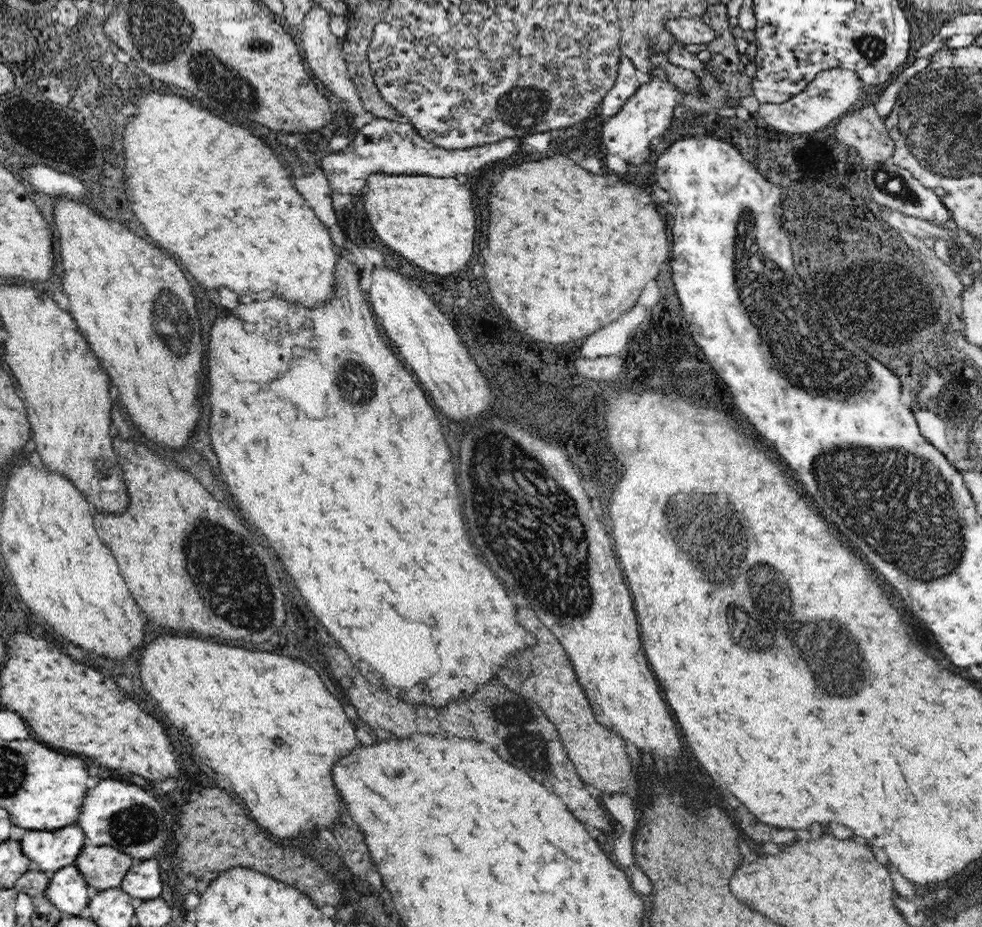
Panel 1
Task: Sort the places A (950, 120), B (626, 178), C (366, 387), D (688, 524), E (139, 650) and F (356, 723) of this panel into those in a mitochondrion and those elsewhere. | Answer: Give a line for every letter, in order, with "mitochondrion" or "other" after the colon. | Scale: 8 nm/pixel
A: mitochondrion
B: other
C: mitochondrion
D: mitochondrion
E: other
F: other

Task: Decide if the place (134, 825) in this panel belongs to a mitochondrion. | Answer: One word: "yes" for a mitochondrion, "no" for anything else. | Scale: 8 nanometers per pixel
yes

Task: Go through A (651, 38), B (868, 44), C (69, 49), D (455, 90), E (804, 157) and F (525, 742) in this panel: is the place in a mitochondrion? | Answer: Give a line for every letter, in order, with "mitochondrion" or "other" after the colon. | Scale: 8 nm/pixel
A: mitochondrion
B: mitochondrion
C: other
D: other
E: other
F: mitochondrion

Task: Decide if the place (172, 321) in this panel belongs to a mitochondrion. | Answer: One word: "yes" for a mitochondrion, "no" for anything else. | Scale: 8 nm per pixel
yes

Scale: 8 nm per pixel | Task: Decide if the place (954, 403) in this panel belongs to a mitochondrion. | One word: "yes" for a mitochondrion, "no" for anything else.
no

